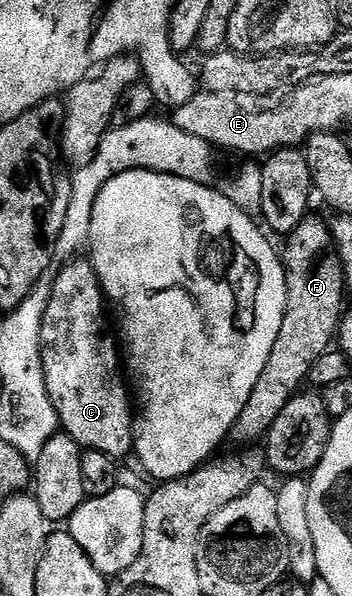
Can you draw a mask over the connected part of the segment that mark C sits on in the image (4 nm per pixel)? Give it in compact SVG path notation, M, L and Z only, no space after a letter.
M83 260L83 262L70 262L62 270L62 275L59 276L55 282L52 282L52 289L50 291L50 300L48 308L42 317L42 367L44 368L44 380L48 388L48 396L52 400L52 404L58 413L58 420L61 429L69 434L72 440L76 440L78 445L86 450L99 450L108 456L117 458L119 460L125 459L124 456L133 451L134 448L134 423L136 421L135 411L130 411L130 398L132 399L132 390L128 385L127 379L124 377L124 362L120 357L120 346L114 338L110 335L110 330L106 327L106 310L108 311L108 299L102 293L102 285L98 279L98 274L94 270L93 262Z

